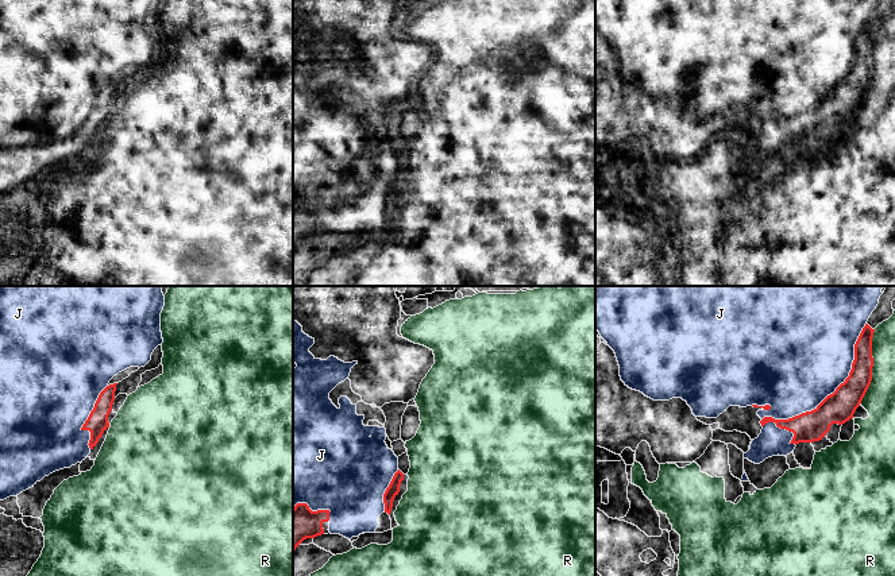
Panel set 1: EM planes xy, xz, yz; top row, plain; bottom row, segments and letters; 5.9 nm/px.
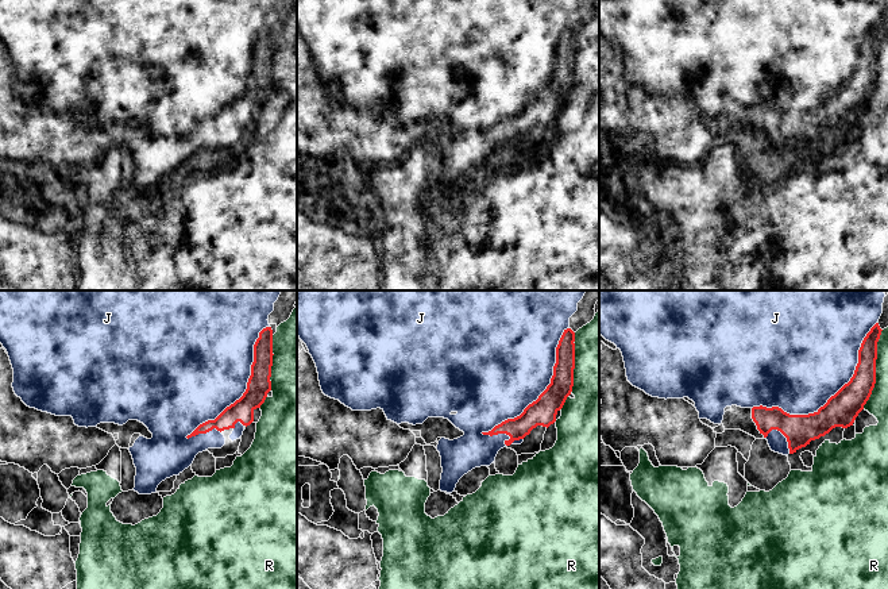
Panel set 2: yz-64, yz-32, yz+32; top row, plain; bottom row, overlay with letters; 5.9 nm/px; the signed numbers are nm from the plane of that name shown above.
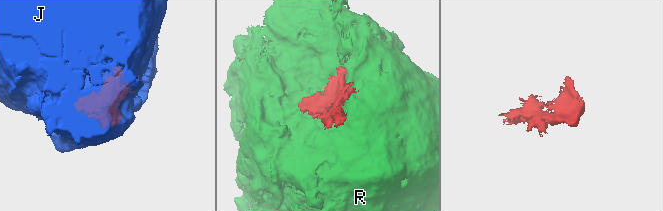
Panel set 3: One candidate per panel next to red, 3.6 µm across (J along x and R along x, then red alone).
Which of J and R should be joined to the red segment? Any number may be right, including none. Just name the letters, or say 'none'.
J

